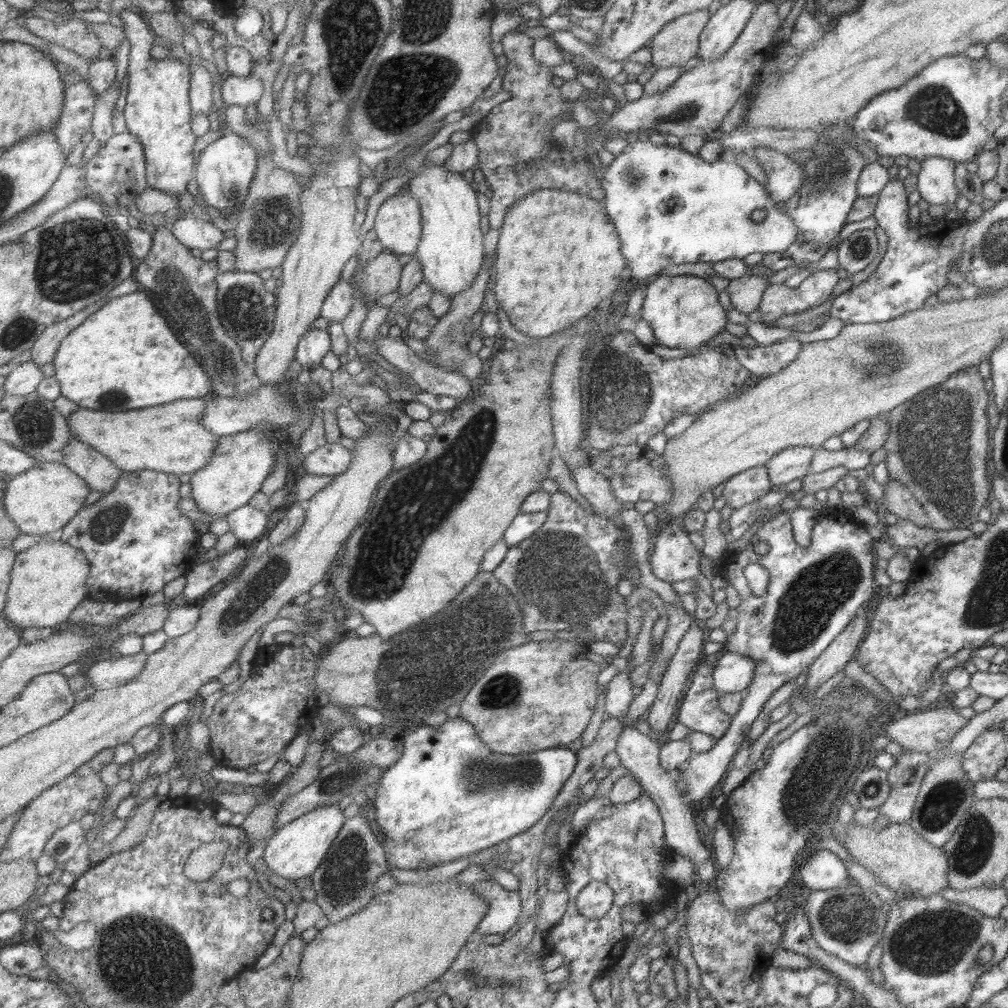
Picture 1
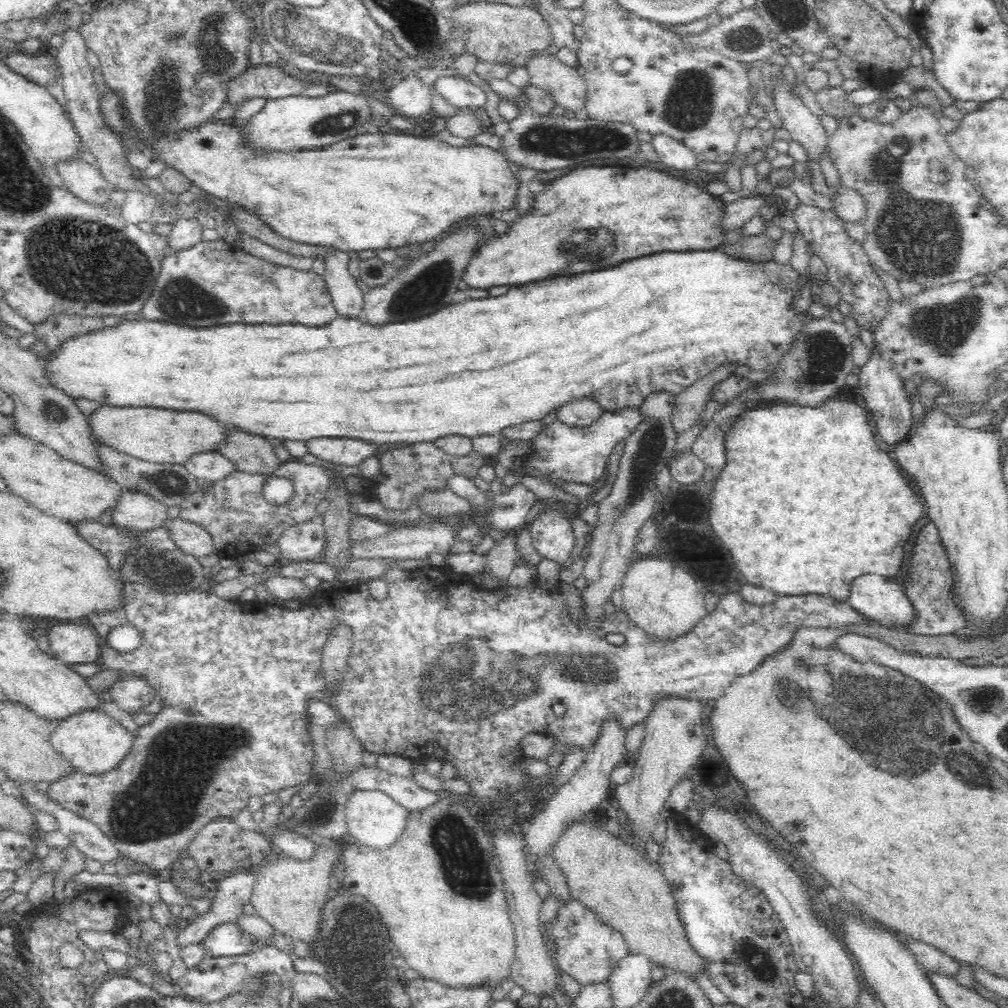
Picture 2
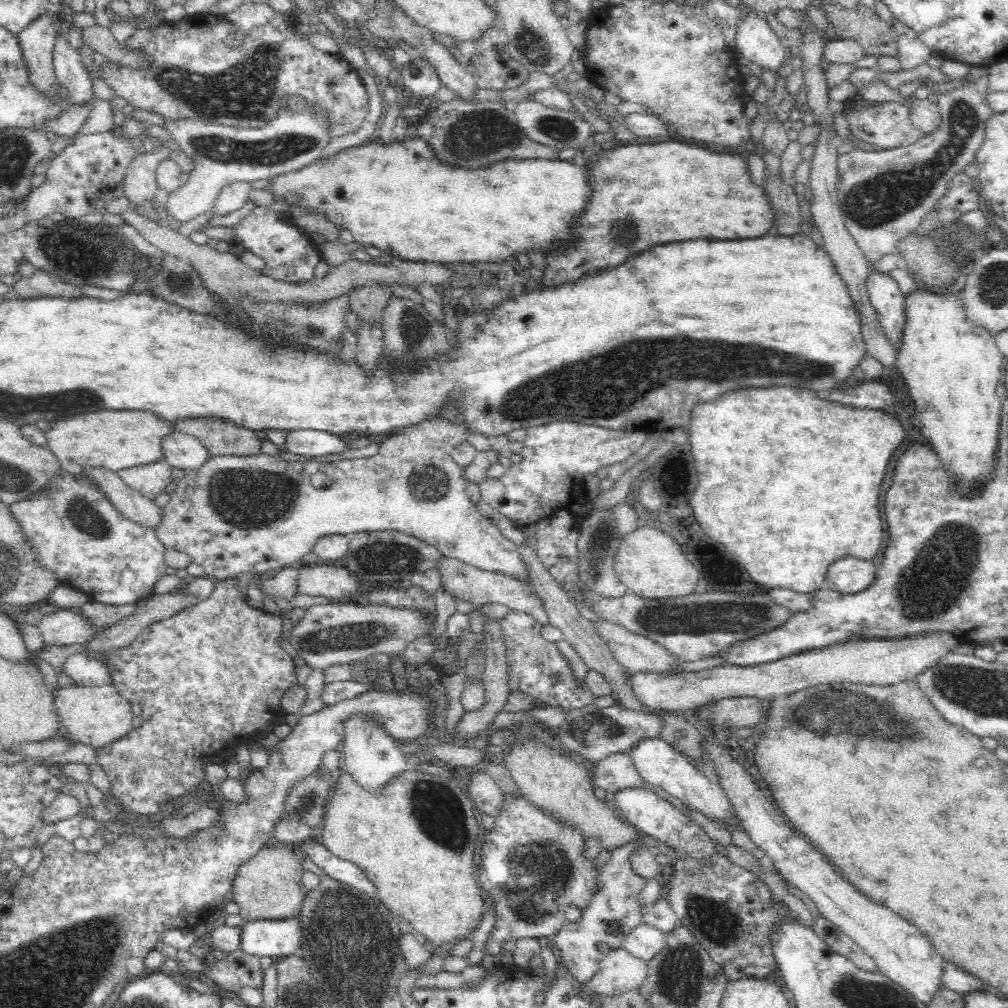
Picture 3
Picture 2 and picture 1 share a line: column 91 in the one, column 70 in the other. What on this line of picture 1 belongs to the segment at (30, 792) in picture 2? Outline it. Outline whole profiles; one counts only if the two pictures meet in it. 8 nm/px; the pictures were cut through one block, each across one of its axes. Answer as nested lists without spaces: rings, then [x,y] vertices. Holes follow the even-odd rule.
[[[79,821],[65,826],[55,833],[55,836],[51,837],[51,840],[47,843],[47,855],[51,856],[55,862],[66,863],[75,856],[81,845],[85,843],[87,831]]]

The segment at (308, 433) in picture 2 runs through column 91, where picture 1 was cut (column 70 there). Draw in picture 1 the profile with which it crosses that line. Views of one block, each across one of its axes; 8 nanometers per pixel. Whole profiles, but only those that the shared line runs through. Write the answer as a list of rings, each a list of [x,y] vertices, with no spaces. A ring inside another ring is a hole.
[[[133,291],[113,298],[63,339],[53,362],[62,396],[82,408],[122,412],[212,395],[204,364],[177,338],[151,296]]]

